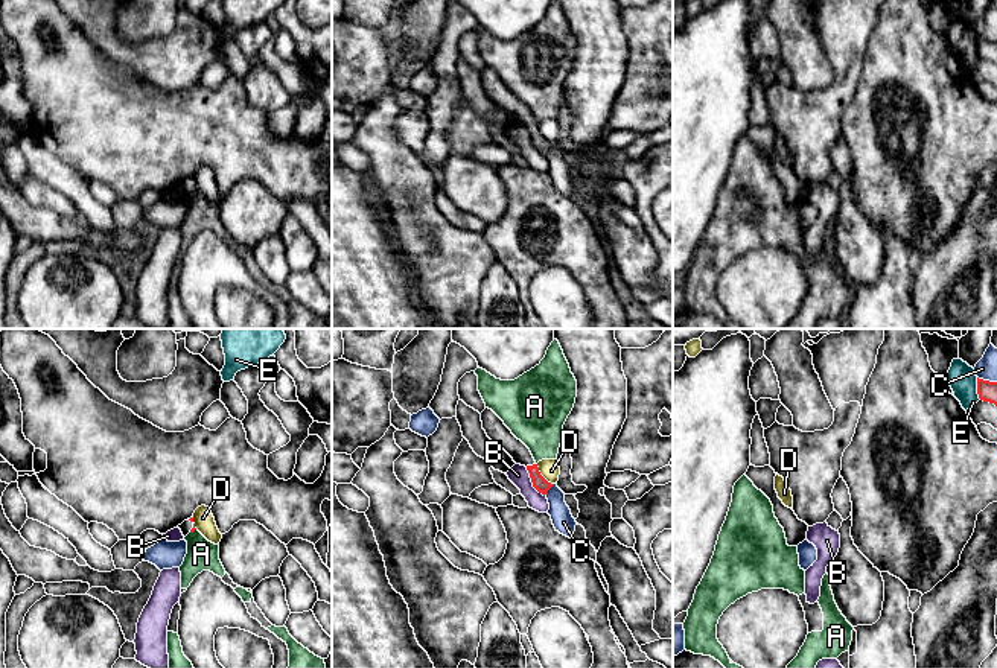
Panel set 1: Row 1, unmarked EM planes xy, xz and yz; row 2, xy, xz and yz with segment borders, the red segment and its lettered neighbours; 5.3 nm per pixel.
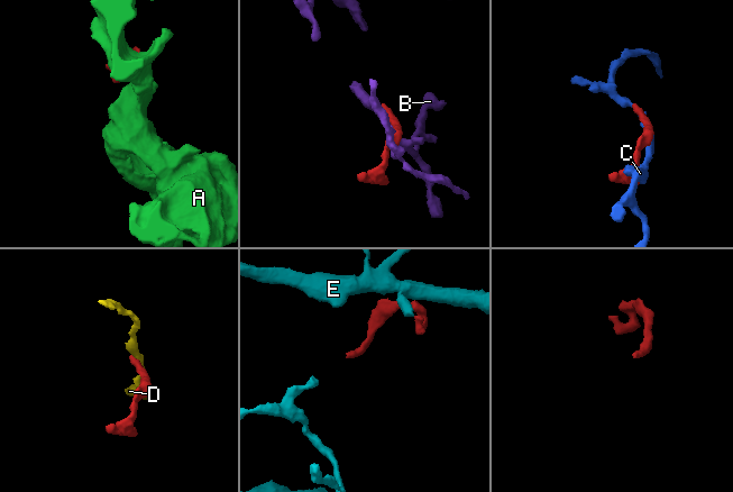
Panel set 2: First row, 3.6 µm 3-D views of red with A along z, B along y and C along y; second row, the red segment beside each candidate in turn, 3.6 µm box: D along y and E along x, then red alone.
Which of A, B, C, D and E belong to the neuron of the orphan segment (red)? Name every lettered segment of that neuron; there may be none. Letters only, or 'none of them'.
none of them

